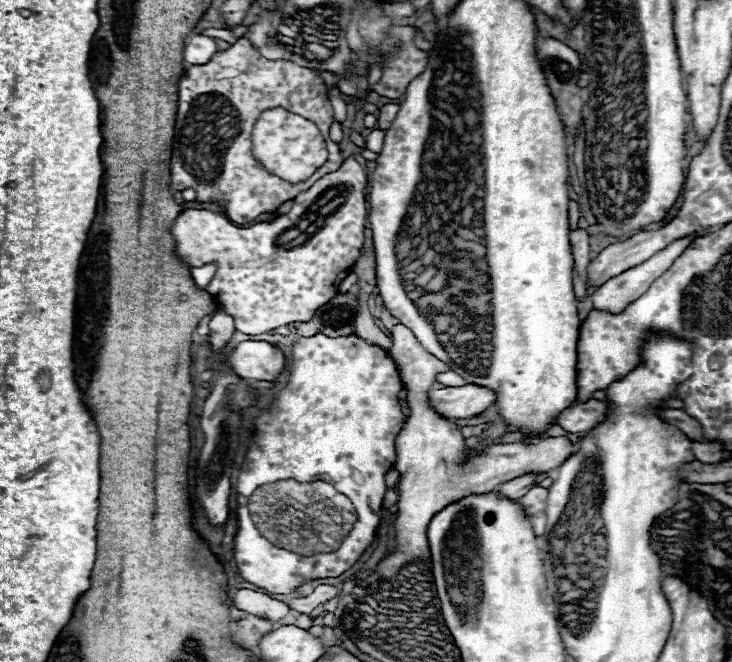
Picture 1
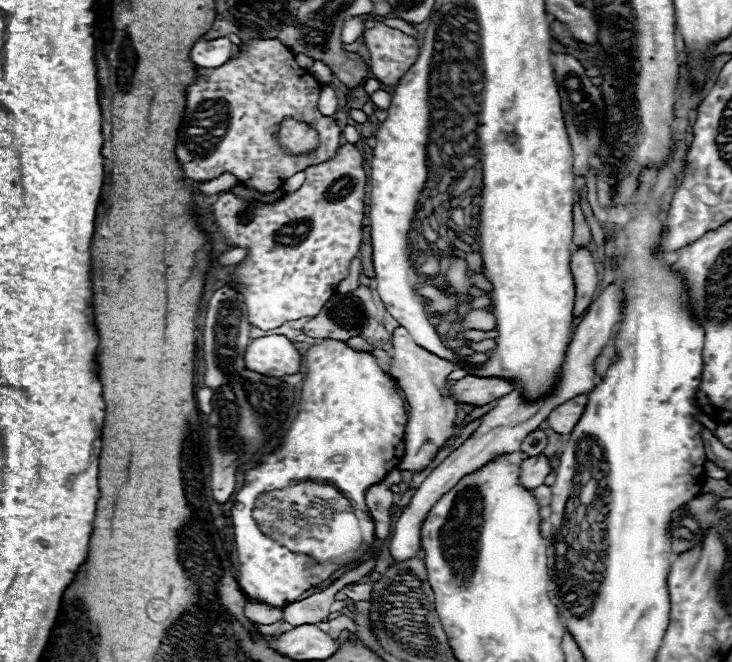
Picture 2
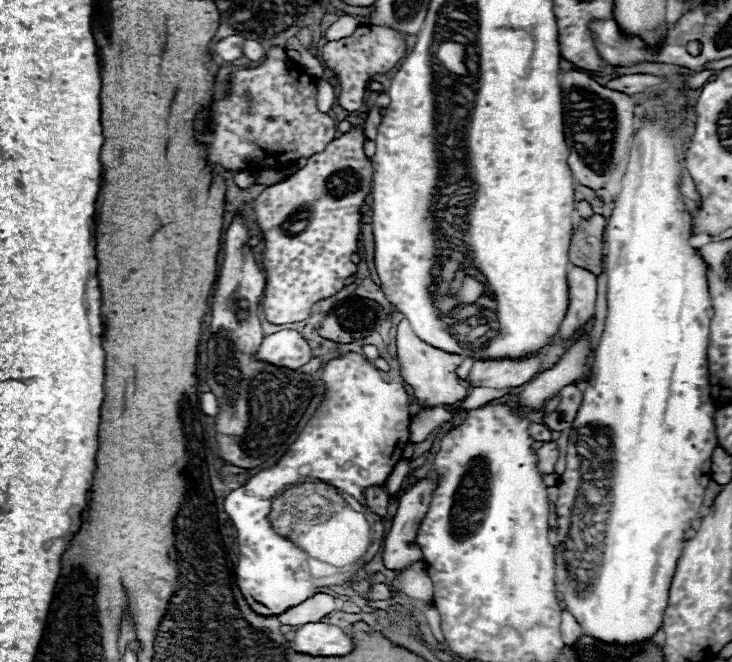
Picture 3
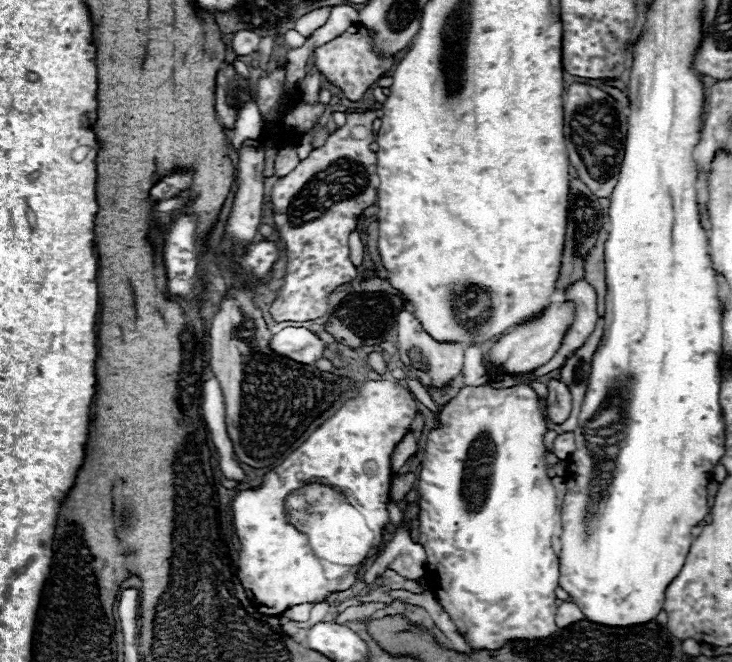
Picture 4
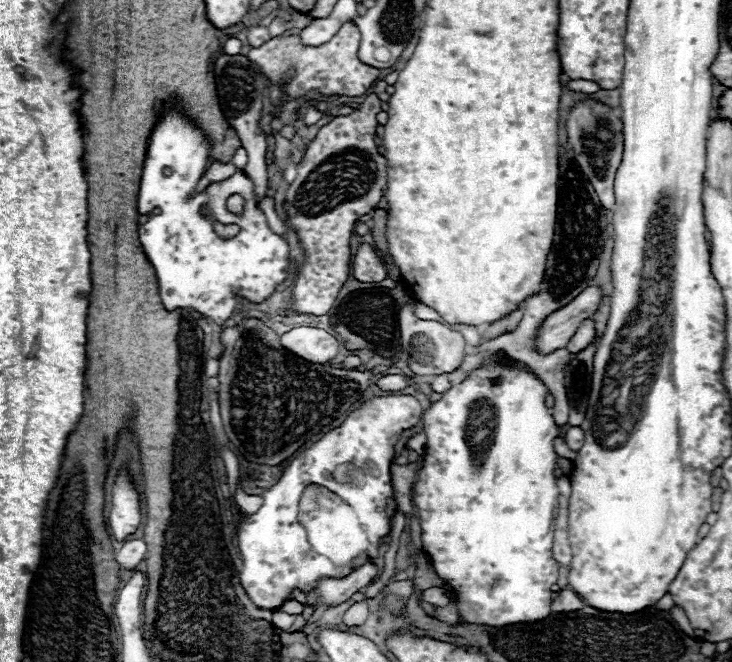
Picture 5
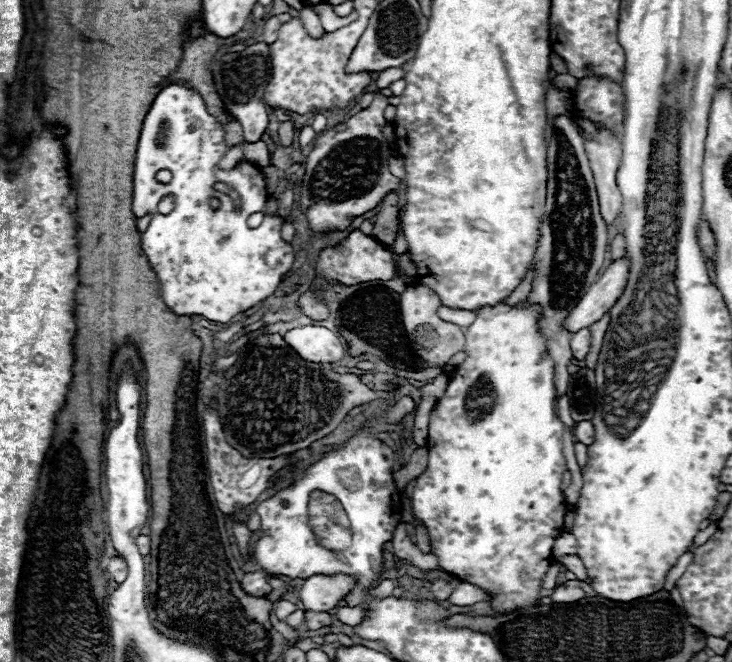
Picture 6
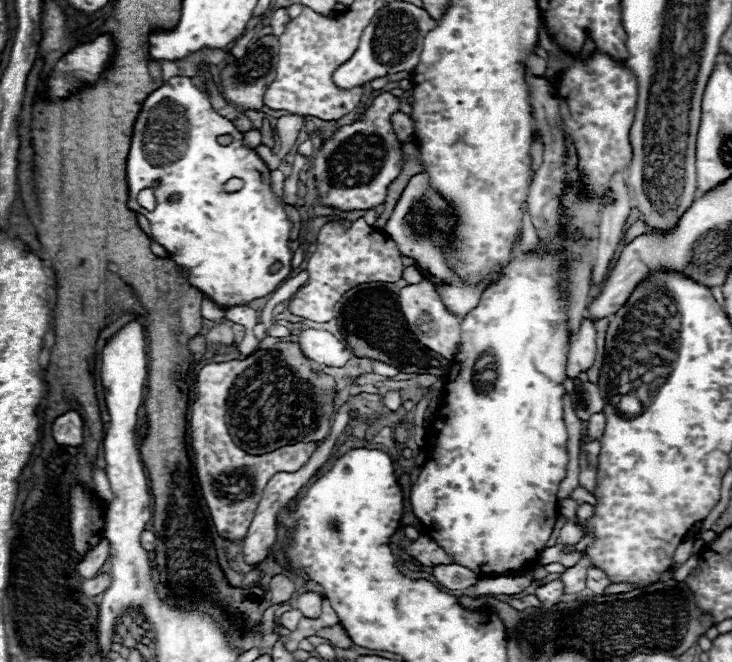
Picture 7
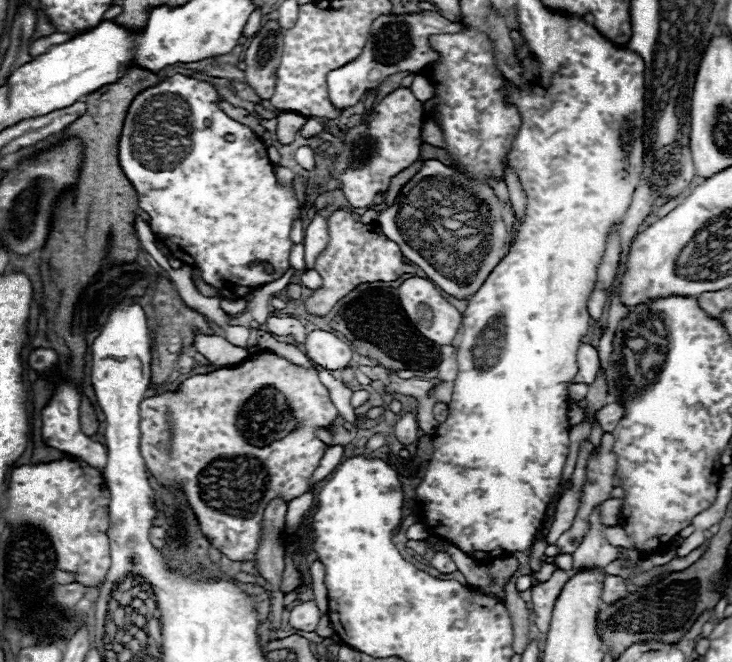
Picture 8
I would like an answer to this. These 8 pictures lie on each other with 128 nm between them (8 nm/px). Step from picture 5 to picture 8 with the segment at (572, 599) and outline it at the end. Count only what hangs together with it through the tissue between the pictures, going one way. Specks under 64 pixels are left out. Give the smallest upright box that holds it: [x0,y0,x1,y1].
[572,504,620,570]

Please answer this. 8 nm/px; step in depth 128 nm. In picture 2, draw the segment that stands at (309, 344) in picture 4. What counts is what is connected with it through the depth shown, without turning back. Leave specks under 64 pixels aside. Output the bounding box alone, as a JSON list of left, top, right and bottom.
[244,334,302,376]

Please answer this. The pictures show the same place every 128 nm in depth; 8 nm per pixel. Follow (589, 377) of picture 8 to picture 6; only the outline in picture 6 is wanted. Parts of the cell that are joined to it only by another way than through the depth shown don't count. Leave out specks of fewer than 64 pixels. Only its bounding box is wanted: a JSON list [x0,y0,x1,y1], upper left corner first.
[570,328,590,360]

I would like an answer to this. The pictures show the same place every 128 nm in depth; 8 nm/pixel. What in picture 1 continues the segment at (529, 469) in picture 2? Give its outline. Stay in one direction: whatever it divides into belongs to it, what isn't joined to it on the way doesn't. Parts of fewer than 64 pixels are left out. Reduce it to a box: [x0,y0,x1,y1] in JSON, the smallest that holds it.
[496,474,538,500]

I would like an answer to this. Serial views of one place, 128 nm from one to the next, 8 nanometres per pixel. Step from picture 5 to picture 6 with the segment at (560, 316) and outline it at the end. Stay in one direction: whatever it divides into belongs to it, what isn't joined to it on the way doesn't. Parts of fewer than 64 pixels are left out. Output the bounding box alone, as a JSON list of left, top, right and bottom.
[566,258,630,332]

